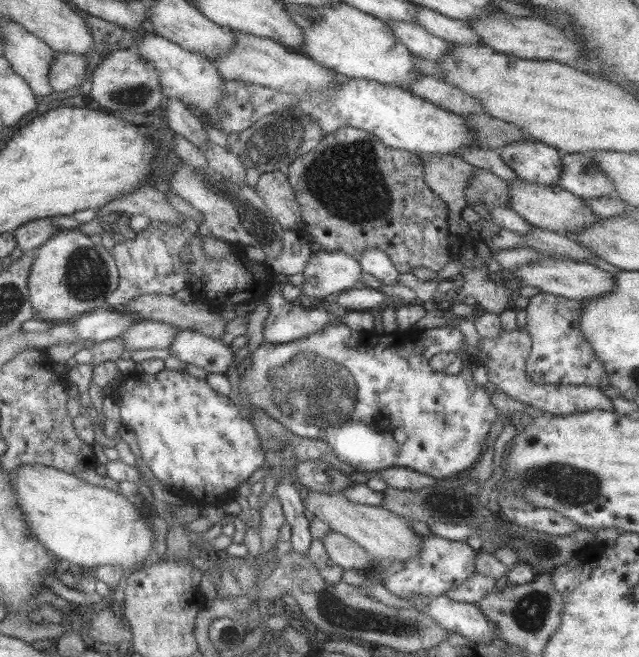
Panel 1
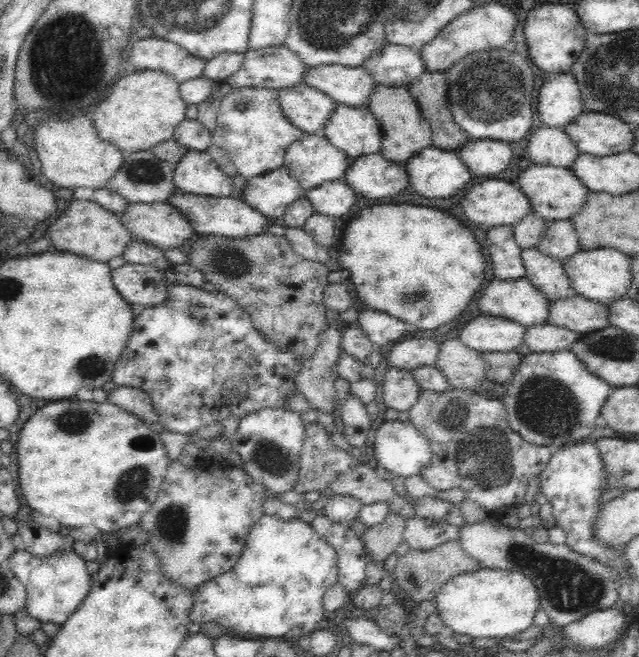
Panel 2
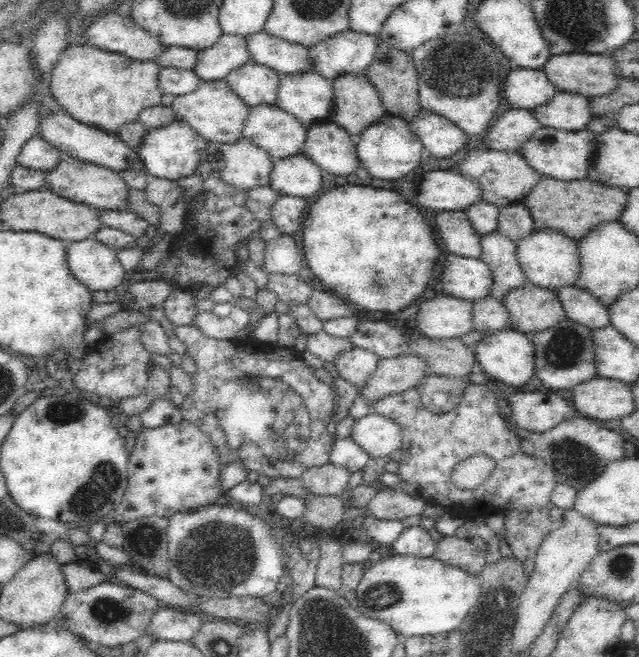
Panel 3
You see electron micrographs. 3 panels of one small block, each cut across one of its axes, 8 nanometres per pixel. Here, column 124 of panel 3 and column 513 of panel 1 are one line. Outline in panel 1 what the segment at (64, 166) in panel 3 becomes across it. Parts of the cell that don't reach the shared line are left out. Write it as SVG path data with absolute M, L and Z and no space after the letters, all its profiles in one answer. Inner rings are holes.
M515 178L515 182L509 184L509 200L511 200L509 208L515 210L523 220L527 220L531 228L549 230L561 236L579 234L579 230L593 228L595 222L599 222L599 216L589 208L587 200L563 190L559 184L545 186L545 184L531 184L531 182Z

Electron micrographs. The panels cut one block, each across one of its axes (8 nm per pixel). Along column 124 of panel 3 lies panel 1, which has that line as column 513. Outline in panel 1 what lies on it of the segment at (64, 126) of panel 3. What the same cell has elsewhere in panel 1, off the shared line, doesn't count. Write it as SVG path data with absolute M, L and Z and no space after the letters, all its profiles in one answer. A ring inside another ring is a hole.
M511 142L507 146L501 146L499 154L519 180L545 186L557 186L561 180L563 158L559 158L557 150L545 142Z

